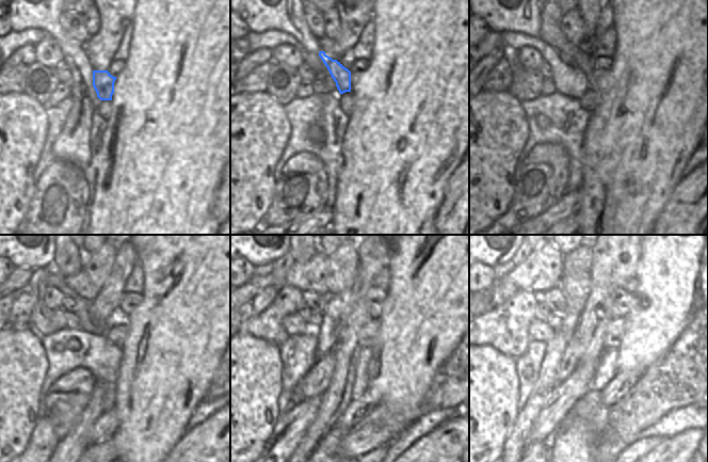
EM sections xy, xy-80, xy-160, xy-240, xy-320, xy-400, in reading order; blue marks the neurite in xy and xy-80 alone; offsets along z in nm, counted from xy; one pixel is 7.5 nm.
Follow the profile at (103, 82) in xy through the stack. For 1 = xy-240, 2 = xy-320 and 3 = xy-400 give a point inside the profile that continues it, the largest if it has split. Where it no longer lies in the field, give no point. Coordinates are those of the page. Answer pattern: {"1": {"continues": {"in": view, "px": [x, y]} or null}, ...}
{"1": {"continues": {"in": "xy-240", "px": [80, 284]}}, "2": {"continues": {"in": "xy-320", "px": [309, 276]}}, "3": {"continues": {"in": "xy-400", "px": [542, 271]}}}

